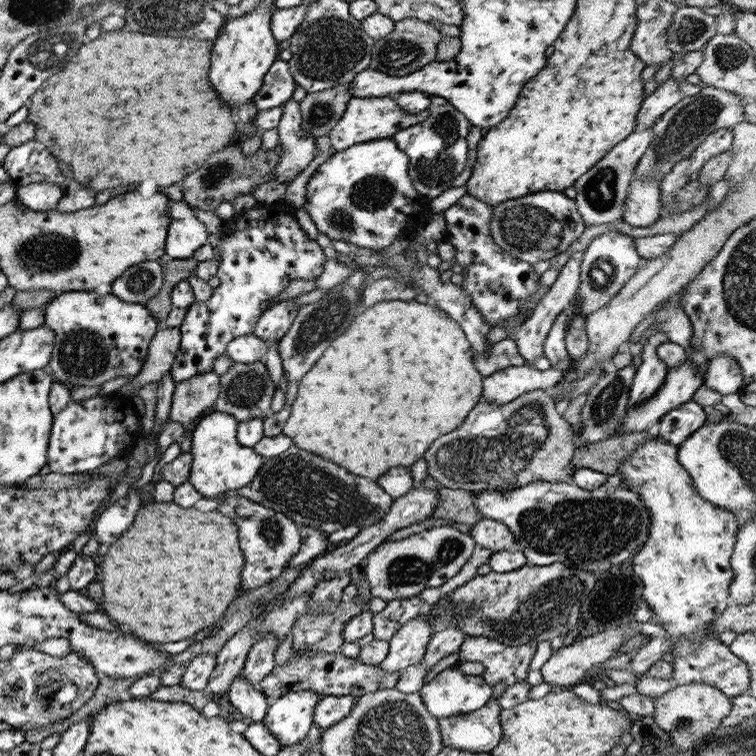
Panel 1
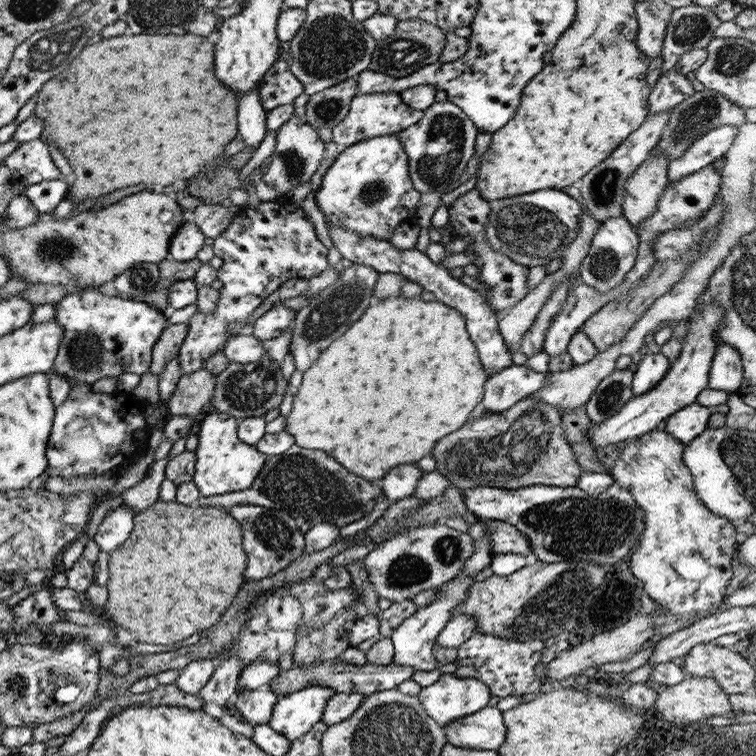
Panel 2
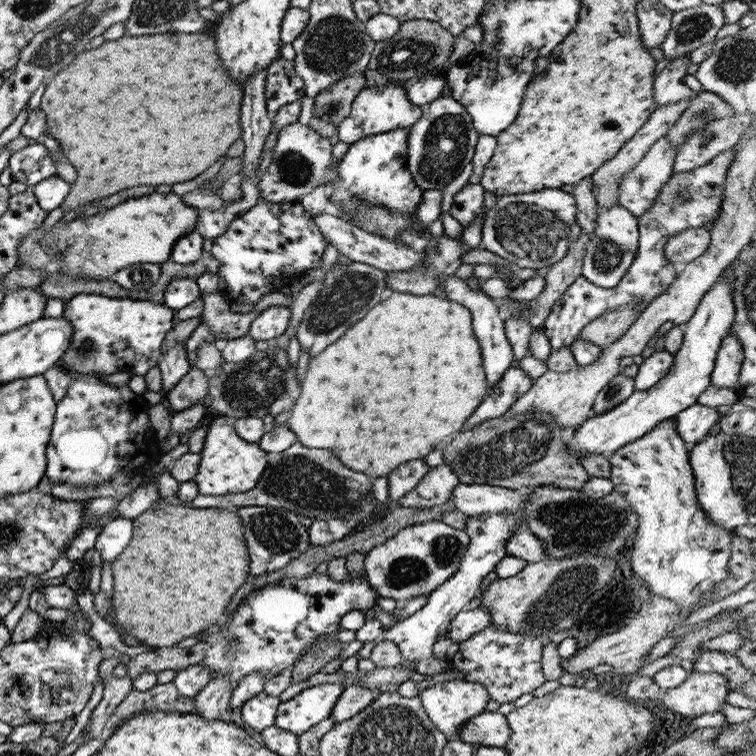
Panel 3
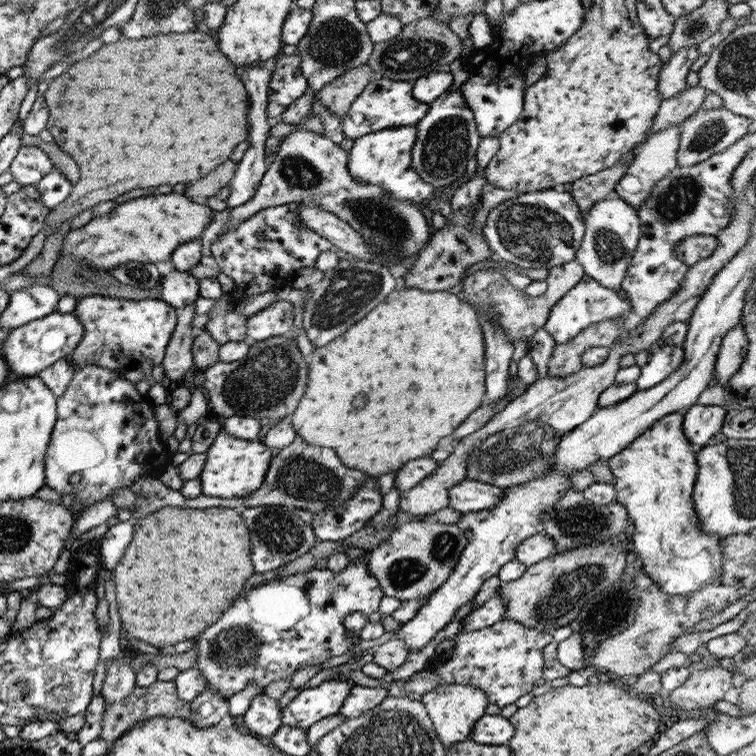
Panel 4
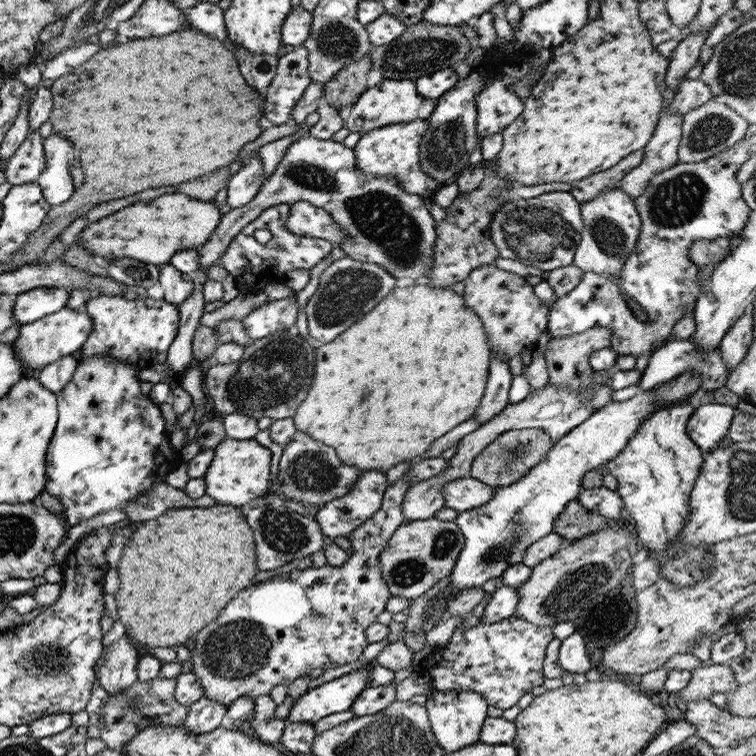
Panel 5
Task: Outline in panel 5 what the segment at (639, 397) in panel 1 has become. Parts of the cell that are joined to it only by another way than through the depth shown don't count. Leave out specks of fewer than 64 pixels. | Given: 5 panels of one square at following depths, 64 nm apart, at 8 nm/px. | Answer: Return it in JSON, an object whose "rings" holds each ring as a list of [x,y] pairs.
{"rings":[[[691,338],[676,341],[670,340],[670,342],[662,345],[652,353],[648,366],[646,366],[639,378],[638,385],[642,391],[647,391],[687,370],[698,371],[701,374],[701,387],[706,391],[715,391],[725,386],[728,374],[730,374],[730,370],[725,365],[718,346],[714,350],[699,350],[699,346],[692,342]]]}

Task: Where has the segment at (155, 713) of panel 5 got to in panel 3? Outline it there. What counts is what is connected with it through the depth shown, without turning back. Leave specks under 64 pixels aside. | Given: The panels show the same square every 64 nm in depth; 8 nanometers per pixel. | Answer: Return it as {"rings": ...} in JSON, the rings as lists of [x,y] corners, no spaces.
{"rings":[[[173,682],[158,683],[154,688],[150,688],[146,692],[132,690],[108,717],[101,737],[108,738],[120,723],[130,720],[134,714],[153,712],[153,710],[190,714],[195,710],[195,700],[182,696]]]}

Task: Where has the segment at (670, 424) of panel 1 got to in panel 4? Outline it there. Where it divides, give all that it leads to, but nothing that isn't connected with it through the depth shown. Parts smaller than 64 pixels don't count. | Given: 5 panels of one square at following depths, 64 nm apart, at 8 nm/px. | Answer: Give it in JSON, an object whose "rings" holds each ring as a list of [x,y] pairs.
{"rings":[[[694,404],[685,410],[682,428],[694,453],[713,441],[714,436],[721,432],[724,421],[731,421],[730,416],[731,411],[722,406]]]}

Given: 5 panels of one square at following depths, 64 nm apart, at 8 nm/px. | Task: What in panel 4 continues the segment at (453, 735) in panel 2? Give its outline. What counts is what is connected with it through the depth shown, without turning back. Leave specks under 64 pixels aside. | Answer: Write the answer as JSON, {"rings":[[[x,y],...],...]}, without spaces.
{"rings":[[[484,713],[474,726],[474,732],[469,736],[478,744],[496,745],[507,744],[512,738],[514,727],[509,722],[509,719],[501,714],[492,715]]]}

